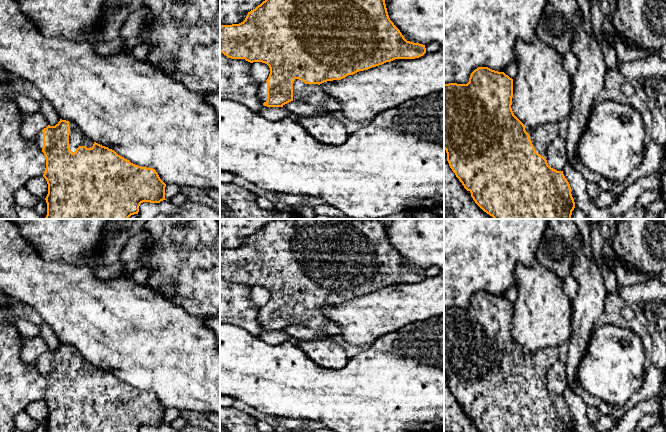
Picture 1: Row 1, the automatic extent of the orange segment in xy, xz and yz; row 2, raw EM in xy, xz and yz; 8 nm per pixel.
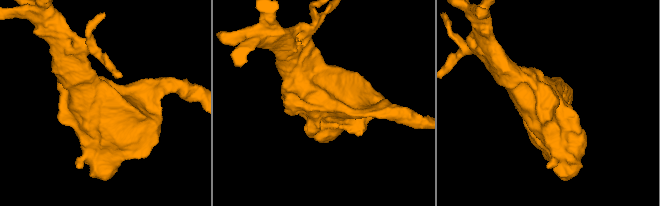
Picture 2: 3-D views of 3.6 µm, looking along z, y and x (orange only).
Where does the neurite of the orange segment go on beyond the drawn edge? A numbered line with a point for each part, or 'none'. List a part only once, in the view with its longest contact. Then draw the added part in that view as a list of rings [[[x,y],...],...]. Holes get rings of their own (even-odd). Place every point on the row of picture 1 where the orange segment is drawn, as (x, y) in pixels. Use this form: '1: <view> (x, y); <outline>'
1: xy (77, 137); [[[70,122],[69,126],[69,147],[72,153],[74,153],[79,146],[92,148],[94,141],[88,138],[77,124]]]

